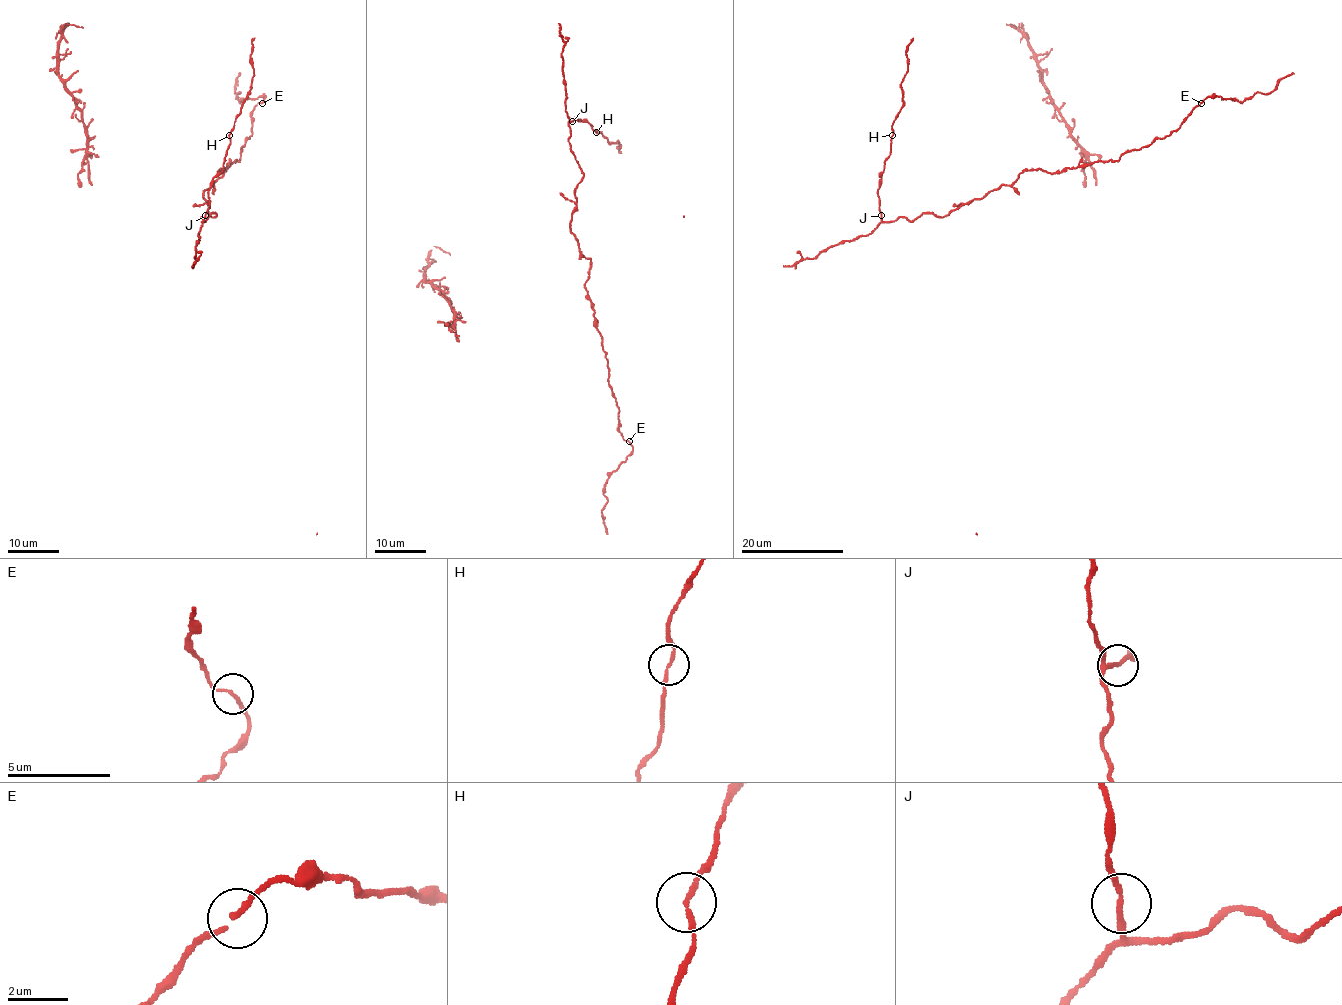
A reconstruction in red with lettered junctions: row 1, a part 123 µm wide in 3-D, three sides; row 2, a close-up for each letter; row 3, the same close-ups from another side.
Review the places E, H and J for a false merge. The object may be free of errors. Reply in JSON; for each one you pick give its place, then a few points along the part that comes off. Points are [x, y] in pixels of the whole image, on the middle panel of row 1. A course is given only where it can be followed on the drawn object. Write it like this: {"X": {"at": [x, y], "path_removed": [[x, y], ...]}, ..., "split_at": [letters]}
{"split_at": []}

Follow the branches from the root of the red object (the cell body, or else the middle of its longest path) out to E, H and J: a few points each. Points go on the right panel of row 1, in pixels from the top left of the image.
E: (999, 186), (1010, 185), (1024, 171), (1059, 173), (1099, 160), (1117, 160), (1125, 153), (1176, 131), (1201, 103)
H: (999, 186), (943, 216), (921, 214), (912, 220), (899, 216), (883, 222), (878, 188), (892, 135)
J: (999, 186), (943, 216), (921, 214), (912, 220), (899, 216), (896, 220), (883, 222), (882, 215)

